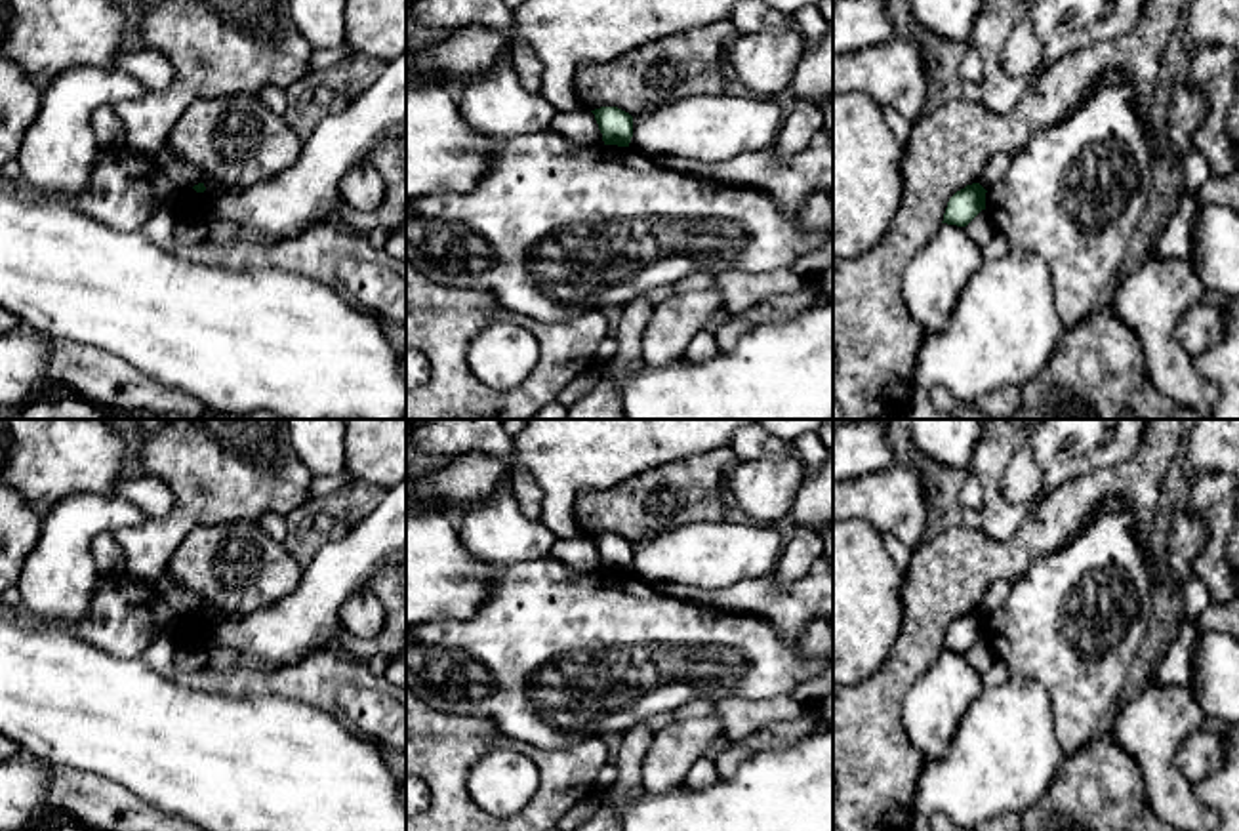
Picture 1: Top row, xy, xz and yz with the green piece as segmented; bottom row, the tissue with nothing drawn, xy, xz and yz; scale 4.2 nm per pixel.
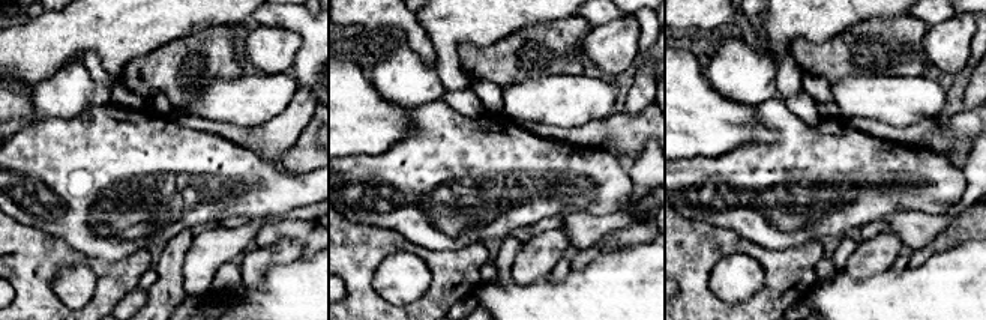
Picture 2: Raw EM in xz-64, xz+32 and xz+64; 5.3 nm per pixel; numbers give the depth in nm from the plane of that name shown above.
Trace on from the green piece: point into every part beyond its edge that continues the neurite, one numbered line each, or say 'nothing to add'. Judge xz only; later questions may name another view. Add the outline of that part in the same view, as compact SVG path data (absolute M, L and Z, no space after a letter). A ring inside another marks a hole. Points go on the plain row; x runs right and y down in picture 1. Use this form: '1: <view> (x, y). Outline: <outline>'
nothing to add

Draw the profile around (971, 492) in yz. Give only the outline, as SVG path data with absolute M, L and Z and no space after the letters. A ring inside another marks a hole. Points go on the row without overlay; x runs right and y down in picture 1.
M972 471L966 475L961 486L961 505L966 509L984 509L984 486Z

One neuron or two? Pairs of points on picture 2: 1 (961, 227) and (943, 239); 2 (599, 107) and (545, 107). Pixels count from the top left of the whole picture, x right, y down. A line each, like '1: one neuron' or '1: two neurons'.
1: one neuron
2: one neuron

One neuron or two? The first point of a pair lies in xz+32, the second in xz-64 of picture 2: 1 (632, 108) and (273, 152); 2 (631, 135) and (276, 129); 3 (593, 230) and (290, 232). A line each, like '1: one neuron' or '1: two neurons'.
1: one neuron
2: two neurons
3: one neuron

